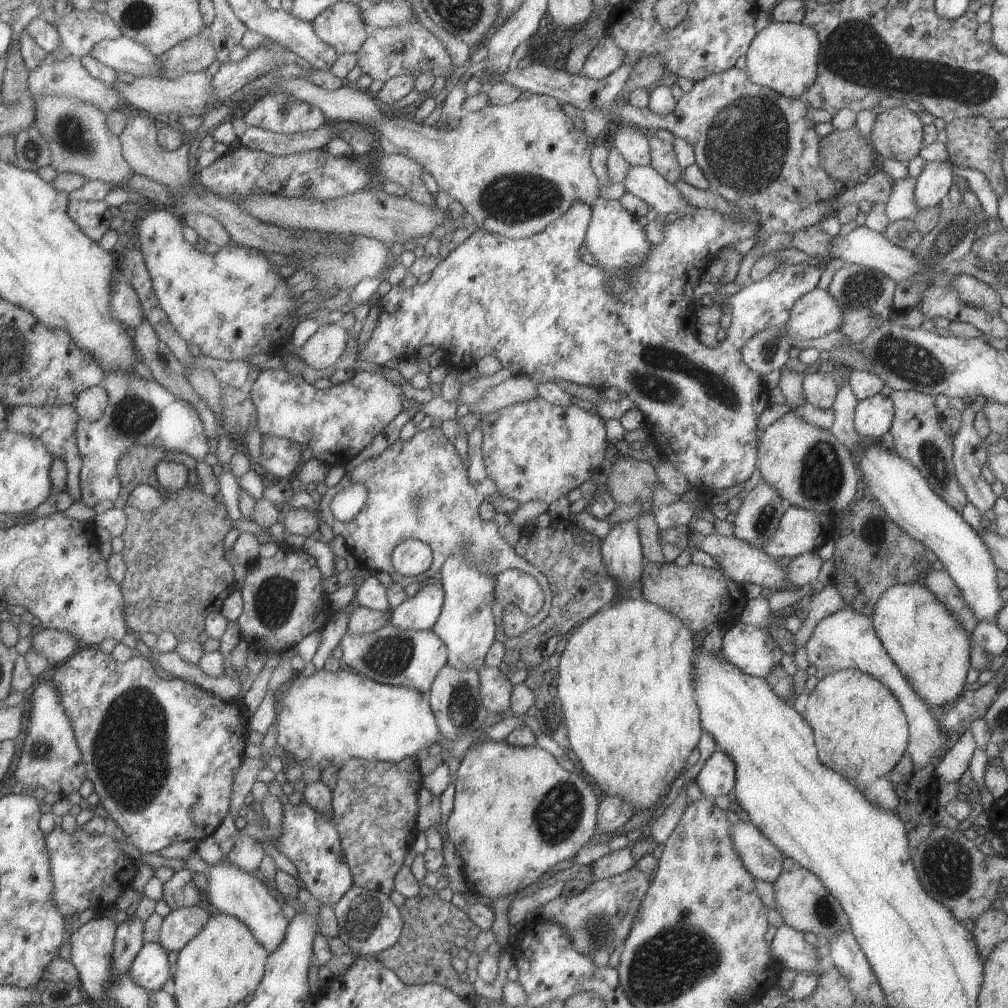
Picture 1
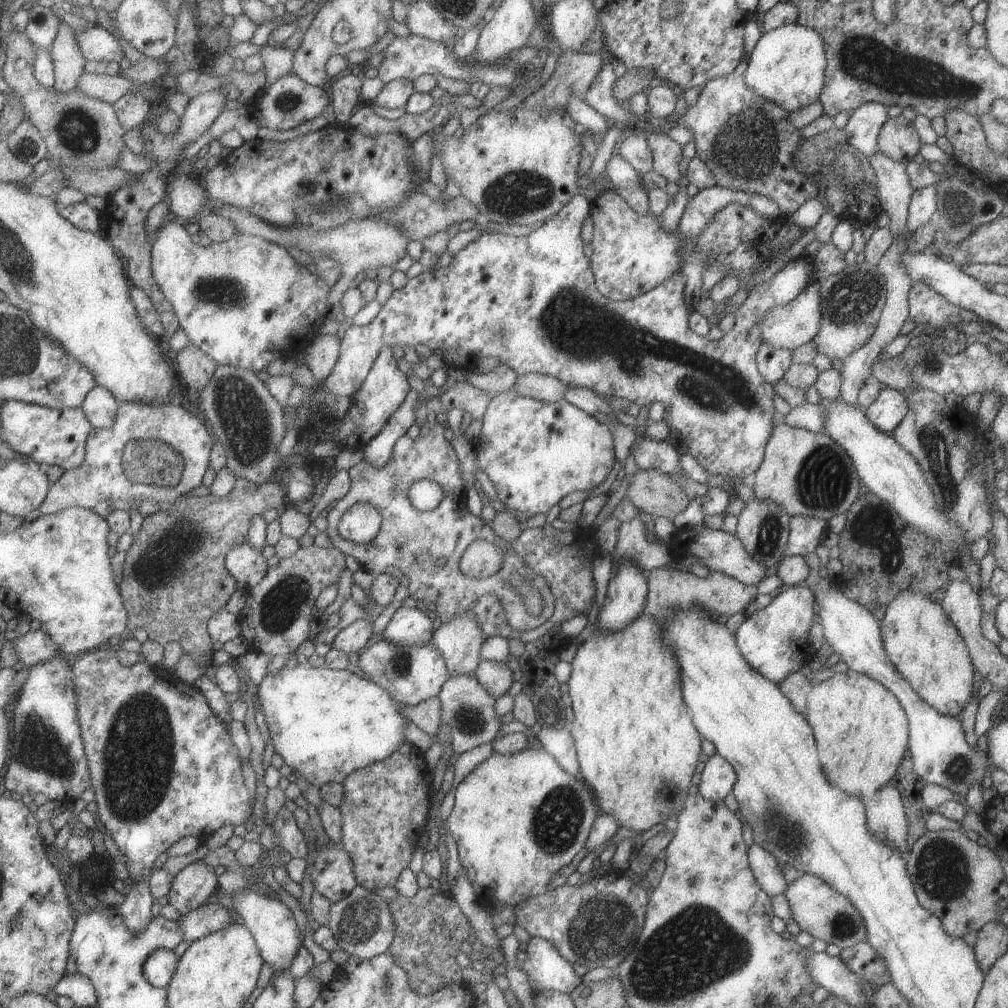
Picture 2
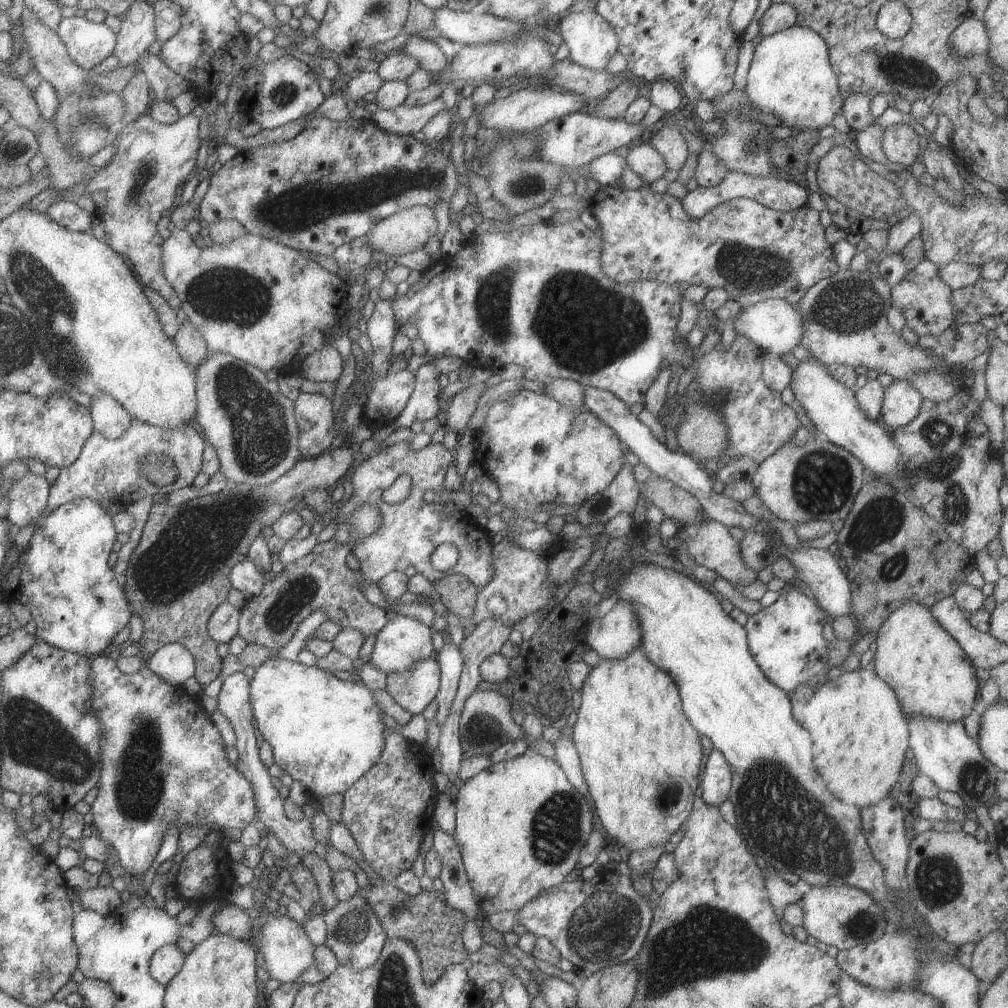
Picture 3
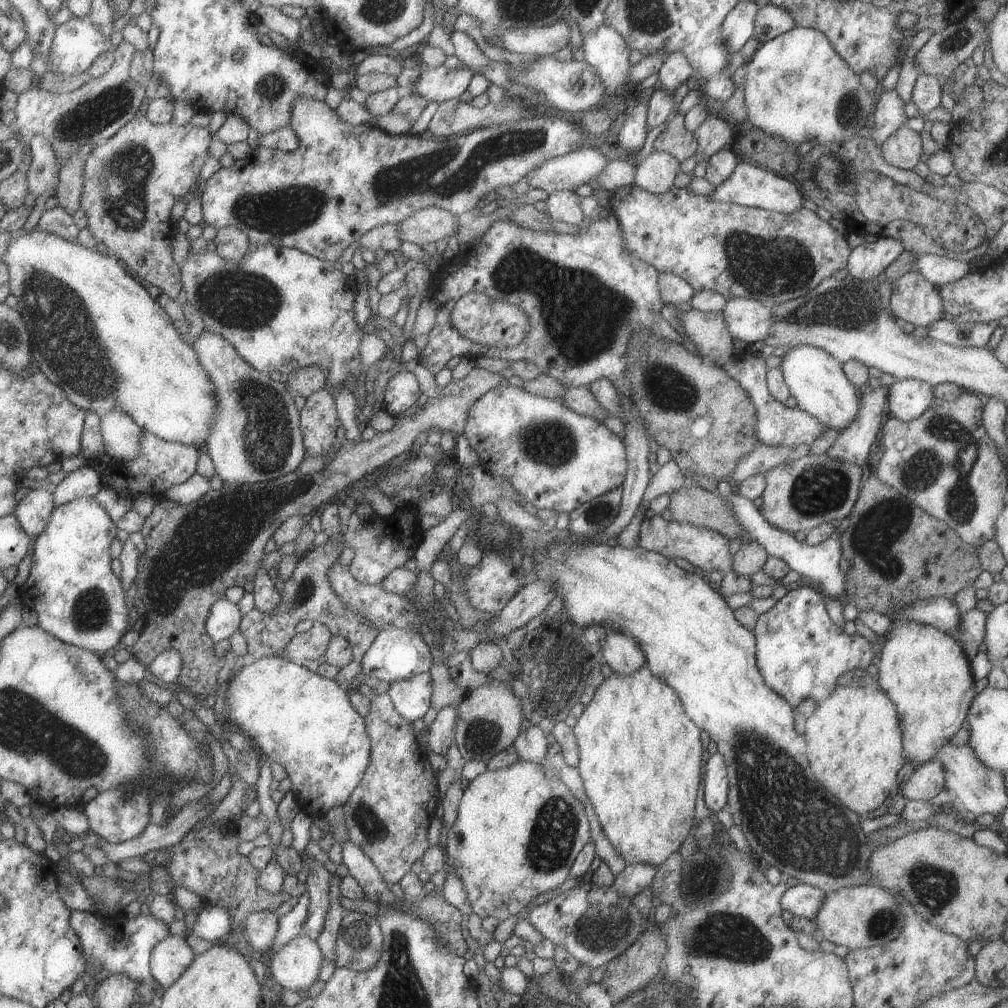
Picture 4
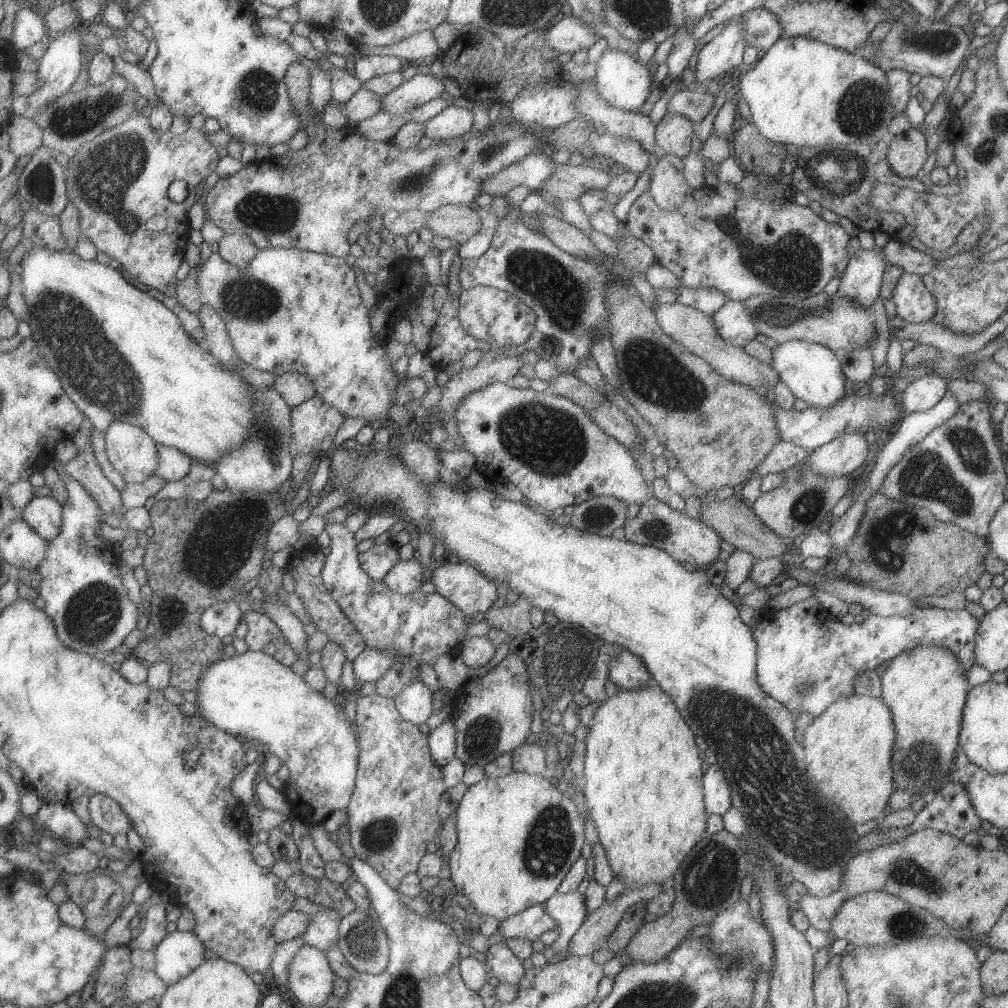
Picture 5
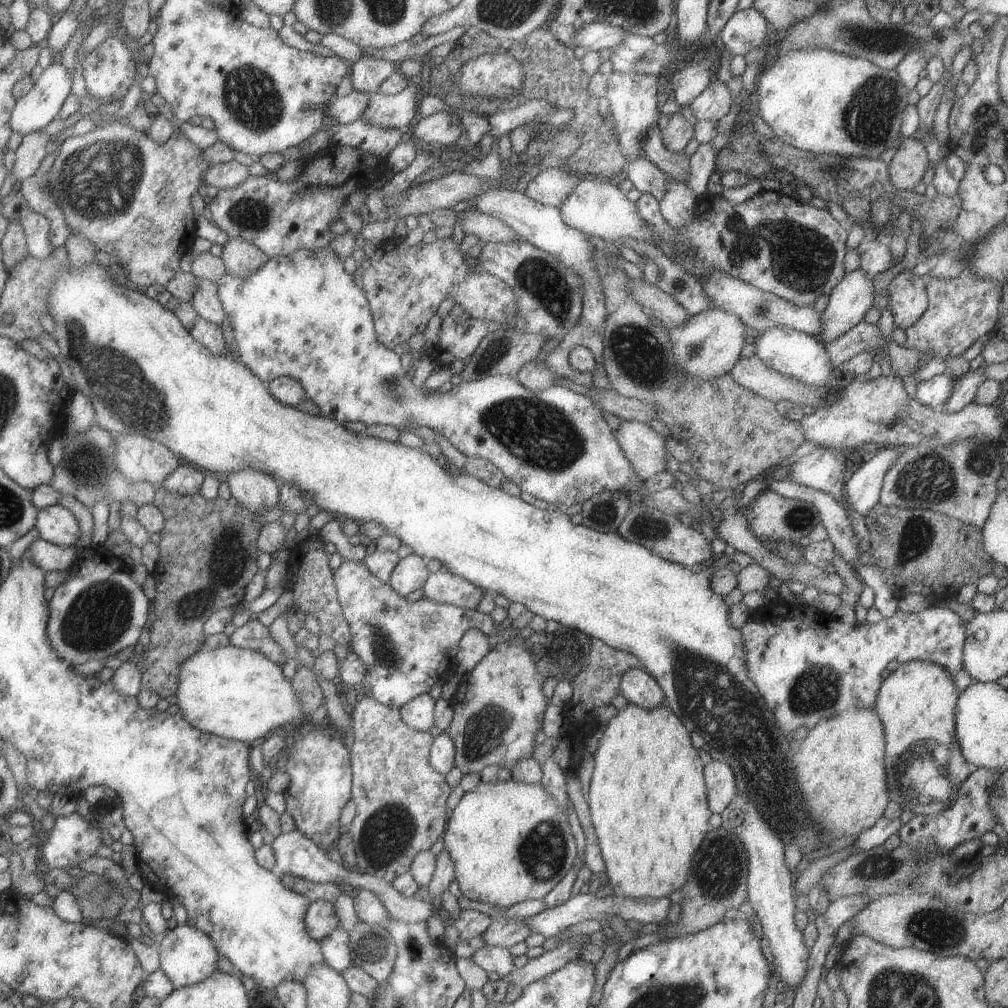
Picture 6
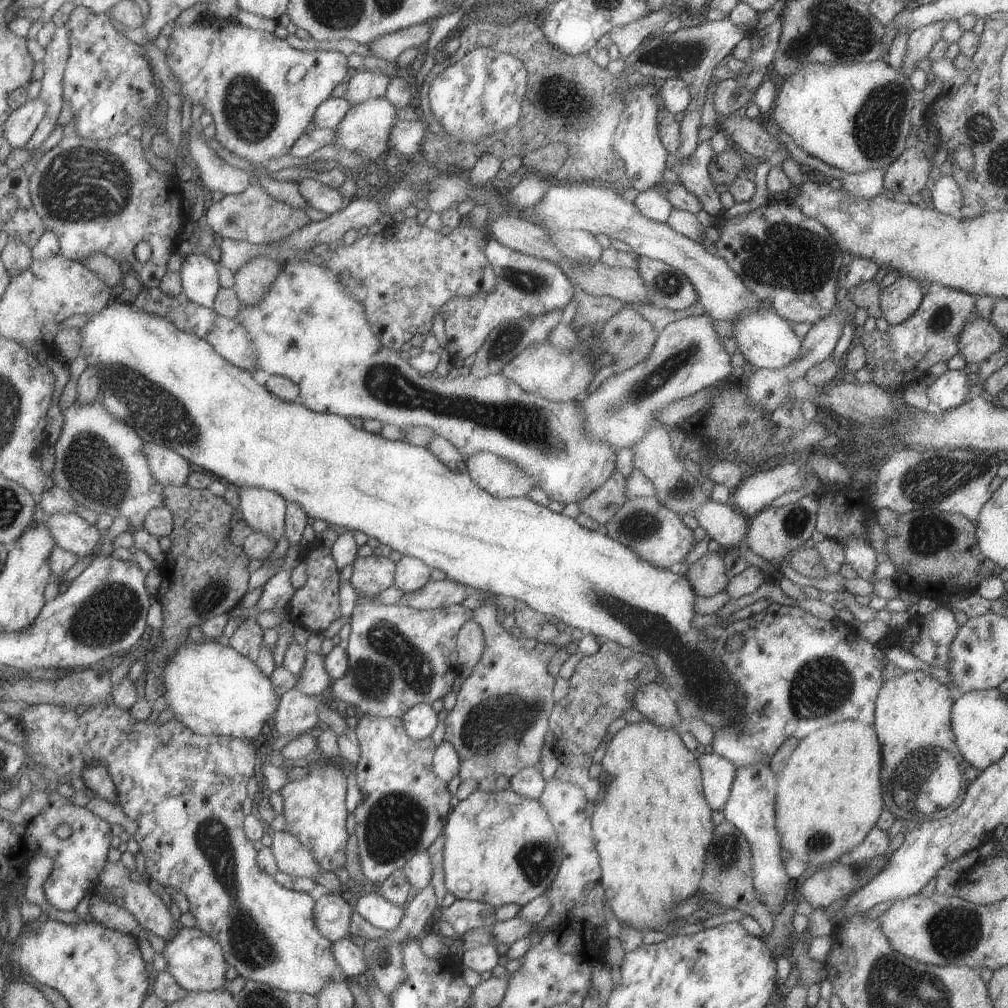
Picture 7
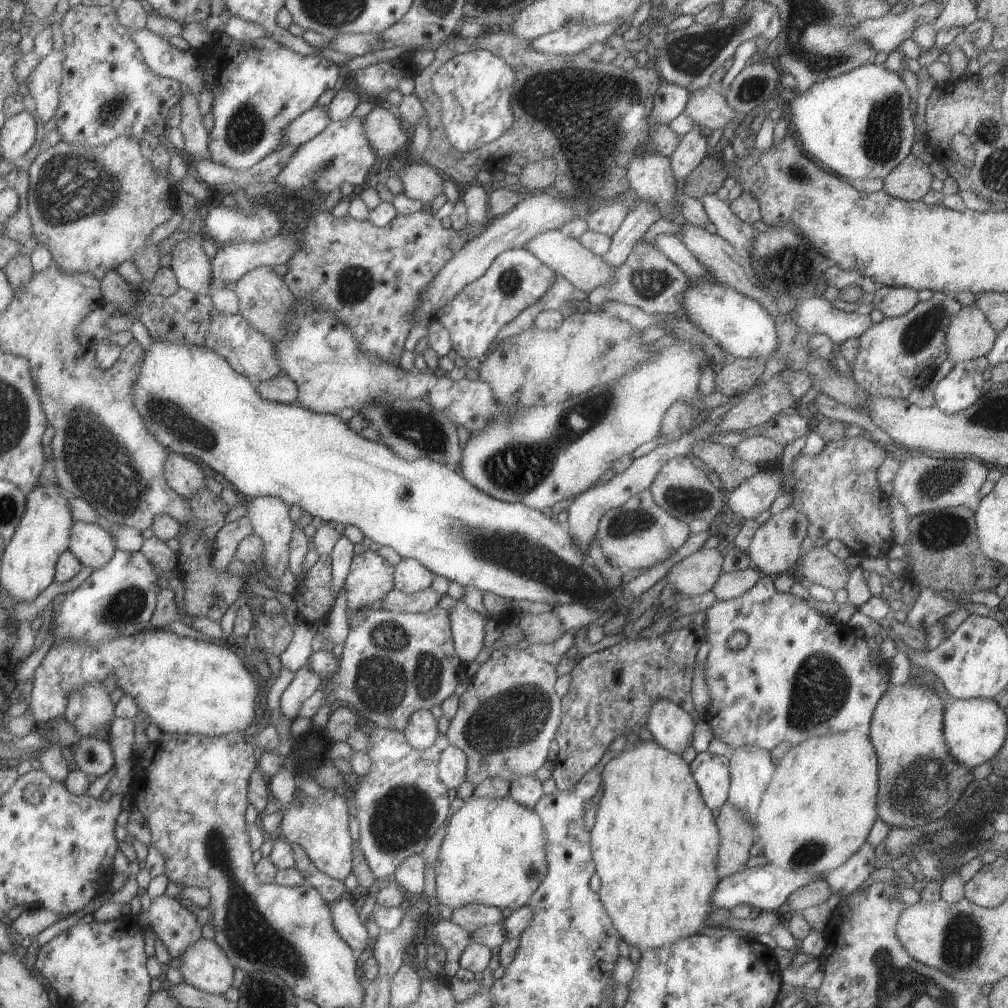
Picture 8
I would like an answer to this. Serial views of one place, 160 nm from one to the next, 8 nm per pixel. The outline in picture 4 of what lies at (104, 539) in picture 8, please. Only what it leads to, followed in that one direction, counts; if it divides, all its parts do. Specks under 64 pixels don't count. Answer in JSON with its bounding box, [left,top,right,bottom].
[15,489,56,539]

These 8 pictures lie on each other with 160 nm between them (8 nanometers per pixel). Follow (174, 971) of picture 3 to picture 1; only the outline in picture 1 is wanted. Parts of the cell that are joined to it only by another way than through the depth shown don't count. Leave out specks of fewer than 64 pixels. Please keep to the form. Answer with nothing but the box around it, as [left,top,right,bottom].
[128,943,171,992]

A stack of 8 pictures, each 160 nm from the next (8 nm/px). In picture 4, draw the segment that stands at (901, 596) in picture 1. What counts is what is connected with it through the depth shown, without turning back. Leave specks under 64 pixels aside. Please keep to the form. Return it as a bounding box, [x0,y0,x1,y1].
[877,619,976,766]

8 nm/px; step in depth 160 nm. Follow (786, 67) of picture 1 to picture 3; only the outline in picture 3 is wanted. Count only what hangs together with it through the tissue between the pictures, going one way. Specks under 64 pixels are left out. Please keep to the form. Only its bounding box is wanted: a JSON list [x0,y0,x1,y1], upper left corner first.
[744,27,844,132]

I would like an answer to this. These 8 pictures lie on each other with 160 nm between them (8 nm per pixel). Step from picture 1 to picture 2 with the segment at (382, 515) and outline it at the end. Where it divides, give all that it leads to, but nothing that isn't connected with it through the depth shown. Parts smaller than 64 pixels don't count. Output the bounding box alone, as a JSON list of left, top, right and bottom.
[326,423,554,631]

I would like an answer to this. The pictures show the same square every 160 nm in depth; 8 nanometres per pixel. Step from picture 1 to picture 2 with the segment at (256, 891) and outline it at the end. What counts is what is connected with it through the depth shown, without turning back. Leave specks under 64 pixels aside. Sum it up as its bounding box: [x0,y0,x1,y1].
[232,886,304,971]

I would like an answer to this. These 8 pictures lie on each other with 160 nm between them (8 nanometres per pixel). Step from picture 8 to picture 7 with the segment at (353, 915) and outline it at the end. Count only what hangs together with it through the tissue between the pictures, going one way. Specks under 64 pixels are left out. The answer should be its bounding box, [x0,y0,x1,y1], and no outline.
[316,893,354,943]

